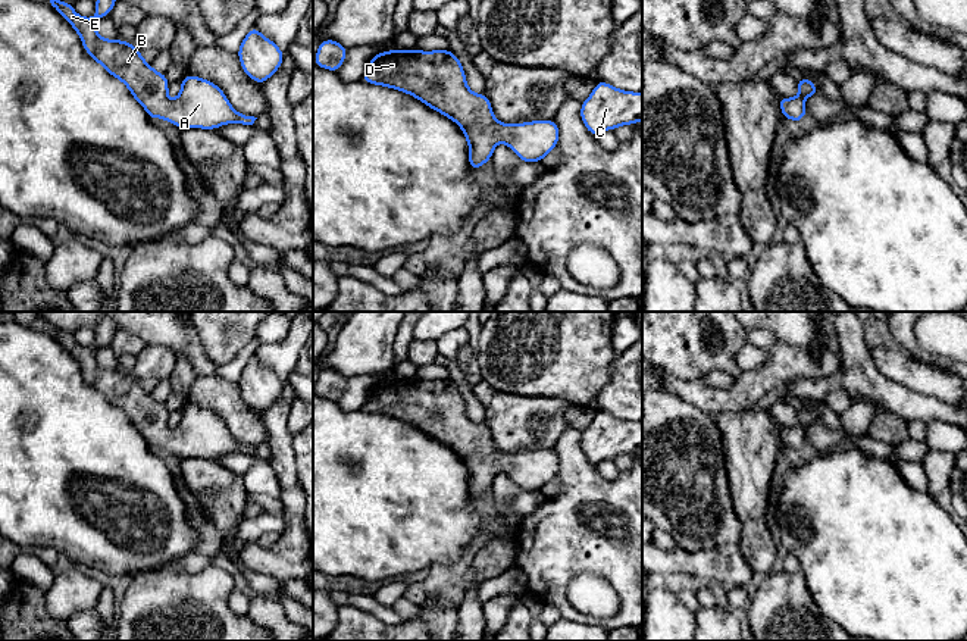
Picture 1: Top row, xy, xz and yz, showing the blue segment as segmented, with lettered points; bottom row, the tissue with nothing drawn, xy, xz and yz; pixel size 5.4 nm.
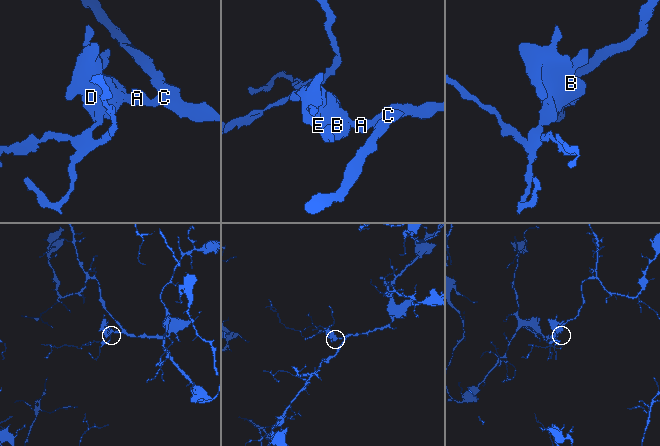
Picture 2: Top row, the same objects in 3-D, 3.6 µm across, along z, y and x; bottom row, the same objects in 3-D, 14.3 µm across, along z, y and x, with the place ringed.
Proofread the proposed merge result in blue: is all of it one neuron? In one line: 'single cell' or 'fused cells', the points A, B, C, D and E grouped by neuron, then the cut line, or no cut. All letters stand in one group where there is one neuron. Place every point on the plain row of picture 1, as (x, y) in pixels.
single cell; groups A B C D E; cut none

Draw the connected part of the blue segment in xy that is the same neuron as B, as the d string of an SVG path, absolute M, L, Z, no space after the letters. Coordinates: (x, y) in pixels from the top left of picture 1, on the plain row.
M104 319L96 328L96 345L79 345L72 334L50 328L51 335L73 356L81 366L85 381L110 404L122 410L134 428L145 438L150 448L162 447L181 459L216 459L226 453L253 454L257 447L240 444L228 431L225 422L194 404L181 410L181 422L175 429L168 428L169 410L148 394L132 372L106 369L98 365L96 350L109 345L118 326Z

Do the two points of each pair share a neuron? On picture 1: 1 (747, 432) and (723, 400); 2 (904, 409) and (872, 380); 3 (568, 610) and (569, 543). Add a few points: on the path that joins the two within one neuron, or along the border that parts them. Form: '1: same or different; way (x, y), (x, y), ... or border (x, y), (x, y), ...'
1: different; border (751, 406), (744, 410), (720, 412), (716, 416)
2: same; way (897, 402), (879, 387)
3: same; way (559, 594), (559, 559)

